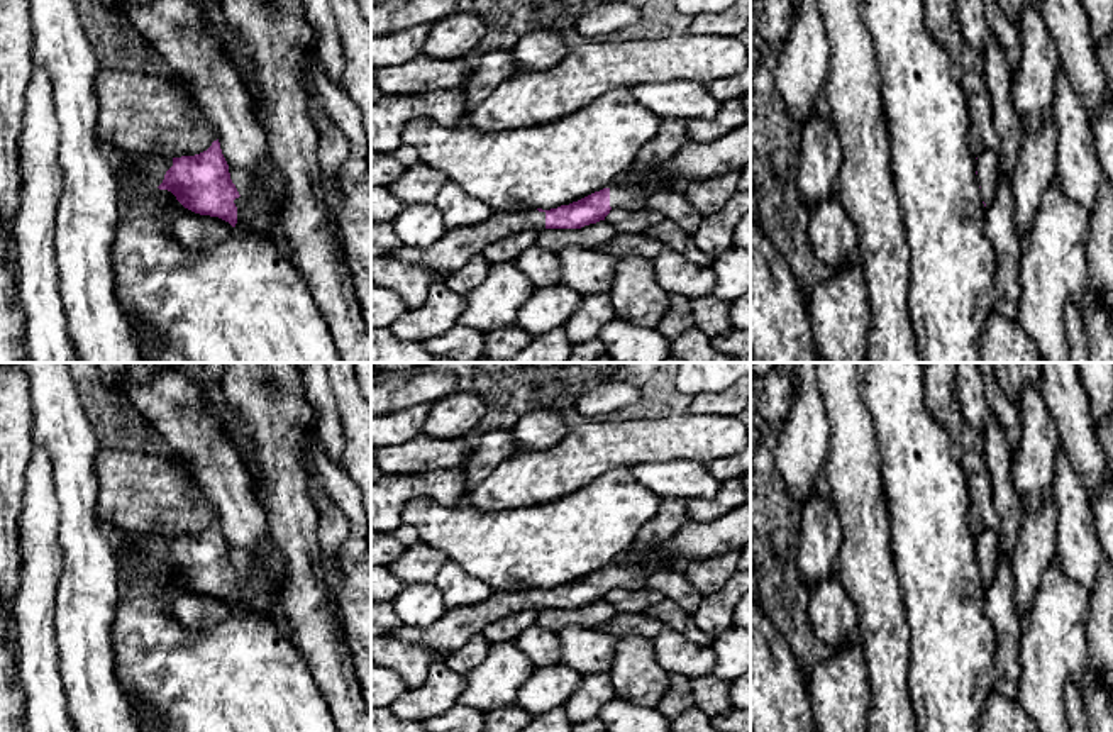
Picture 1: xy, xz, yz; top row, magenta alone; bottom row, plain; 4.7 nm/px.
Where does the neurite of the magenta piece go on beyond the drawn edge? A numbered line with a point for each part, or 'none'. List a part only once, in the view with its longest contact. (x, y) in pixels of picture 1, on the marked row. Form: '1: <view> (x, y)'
1: xy (151, 168)
2: xy (254, 209)

